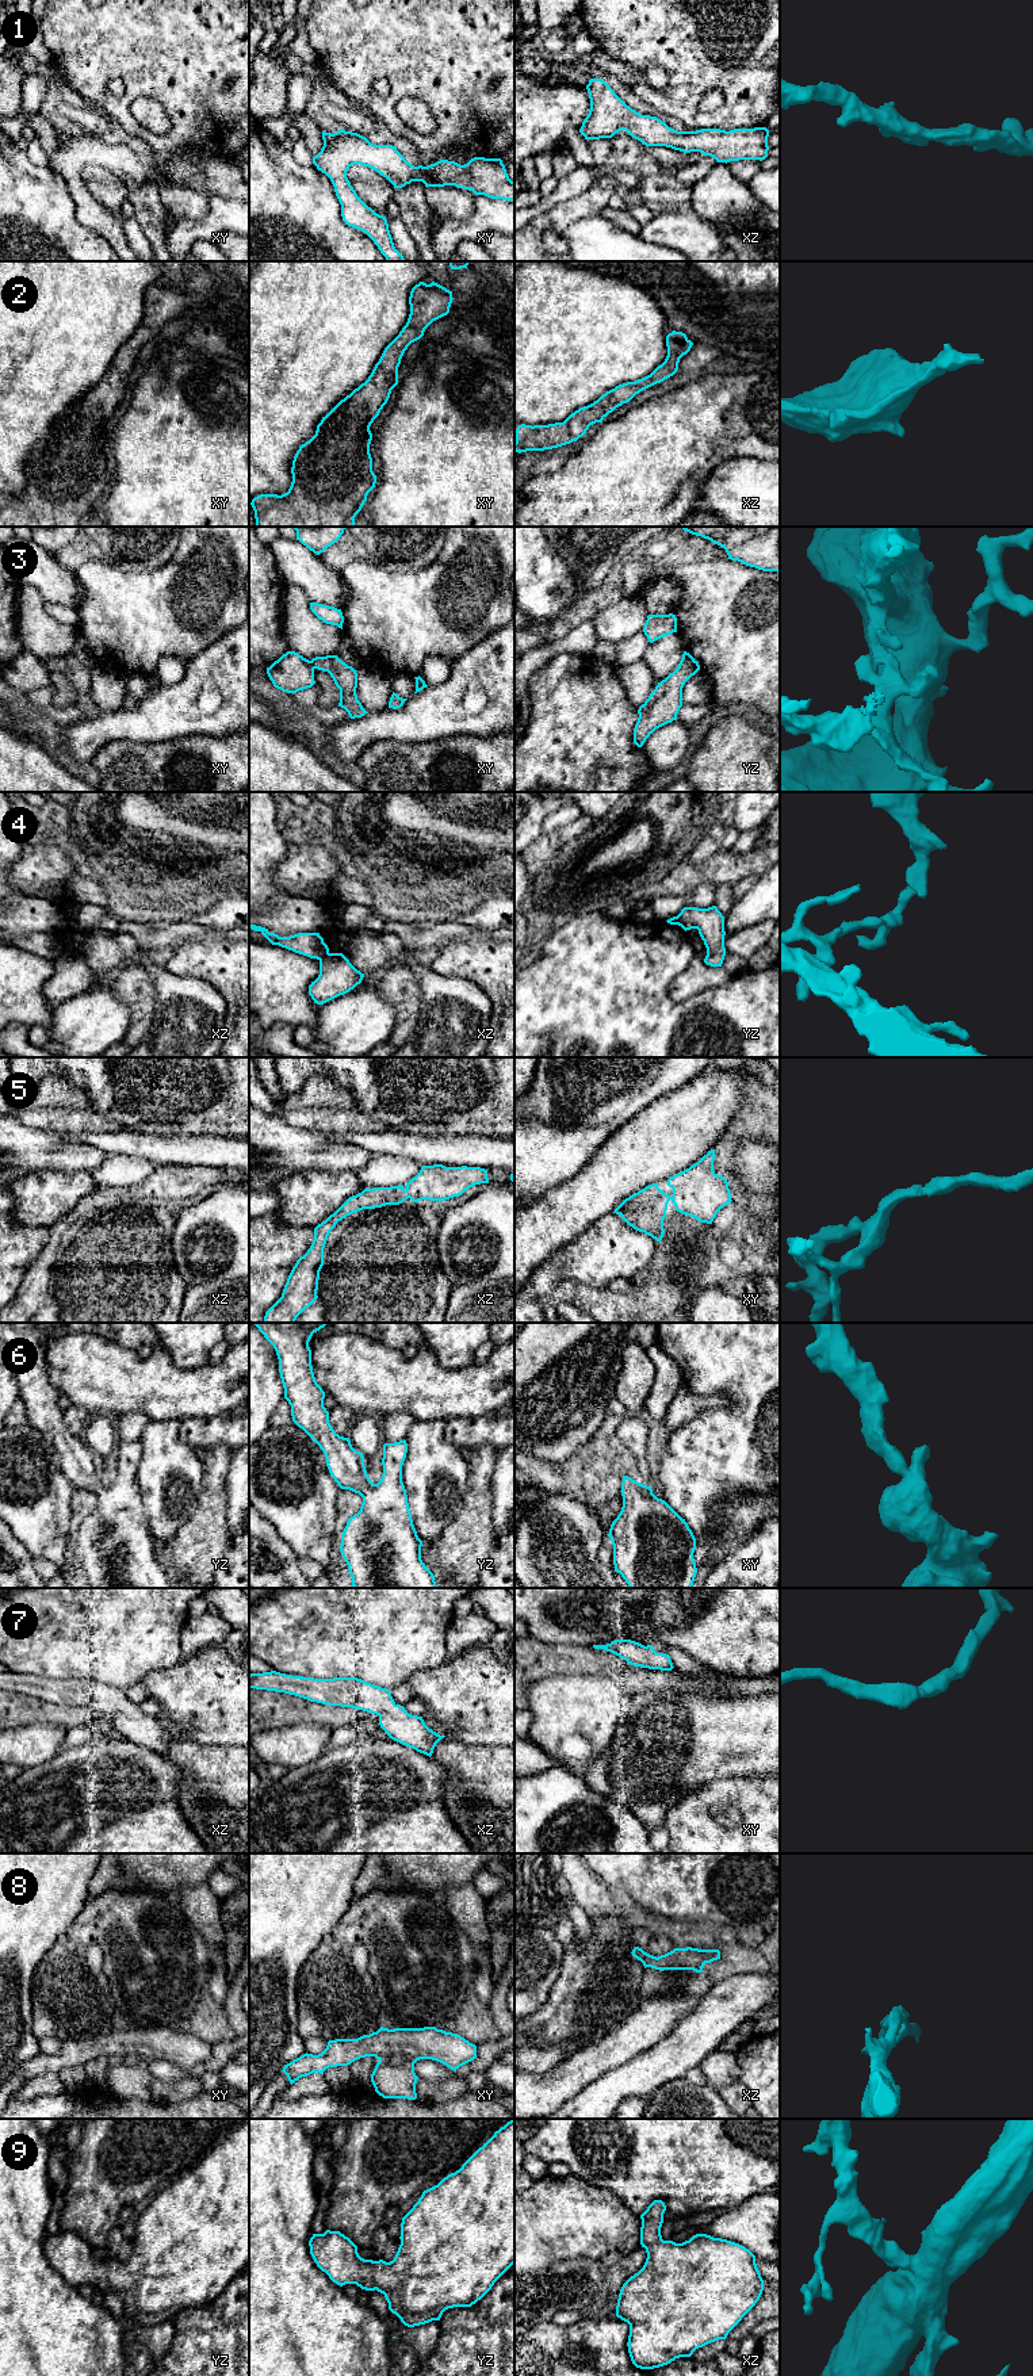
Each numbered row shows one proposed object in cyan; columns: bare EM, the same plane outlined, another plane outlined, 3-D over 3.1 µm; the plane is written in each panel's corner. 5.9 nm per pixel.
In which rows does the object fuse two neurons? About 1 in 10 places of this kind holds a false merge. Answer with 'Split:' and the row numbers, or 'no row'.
Split: 4

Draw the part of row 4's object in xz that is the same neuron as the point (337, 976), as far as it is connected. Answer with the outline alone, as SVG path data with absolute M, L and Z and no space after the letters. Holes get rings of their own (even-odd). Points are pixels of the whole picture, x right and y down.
M329 953L320 960L320 975L309 986L309 995L324 1005L344 995L361 983L364 973L357 971L343 953Z

